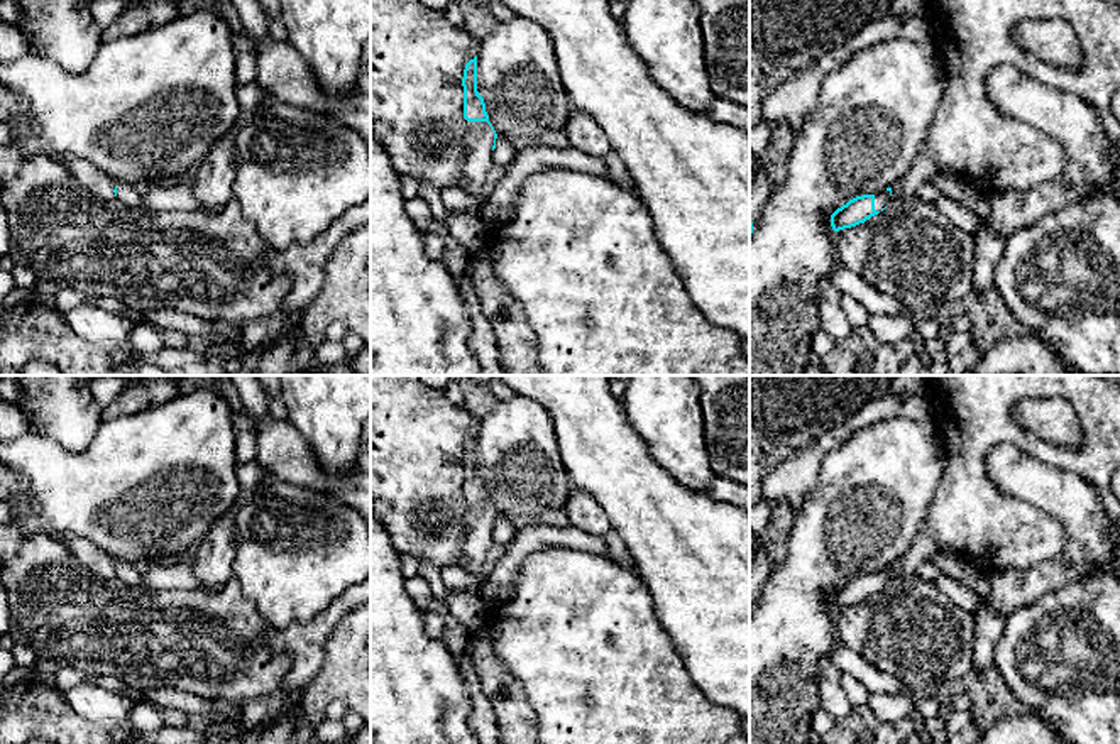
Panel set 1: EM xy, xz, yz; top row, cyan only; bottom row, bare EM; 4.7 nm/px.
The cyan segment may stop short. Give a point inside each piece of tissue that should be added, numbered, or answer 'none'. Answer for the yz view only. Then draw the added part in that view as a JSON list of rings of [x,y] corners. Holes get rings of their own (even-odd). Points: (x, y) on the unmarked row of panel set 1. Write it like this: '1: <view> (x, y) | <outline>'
1: yz (883, 577) | [[[887,568],[875,573],[875,588],[881,590],[890,580],[892,580],[892,573]]]

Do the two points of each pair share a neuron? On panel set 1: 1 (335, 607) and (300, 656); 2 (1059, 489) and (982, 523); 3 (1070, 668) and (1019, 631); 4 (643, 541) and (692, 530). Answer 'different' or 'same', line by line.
1: same
2: different
3: same
4: same

